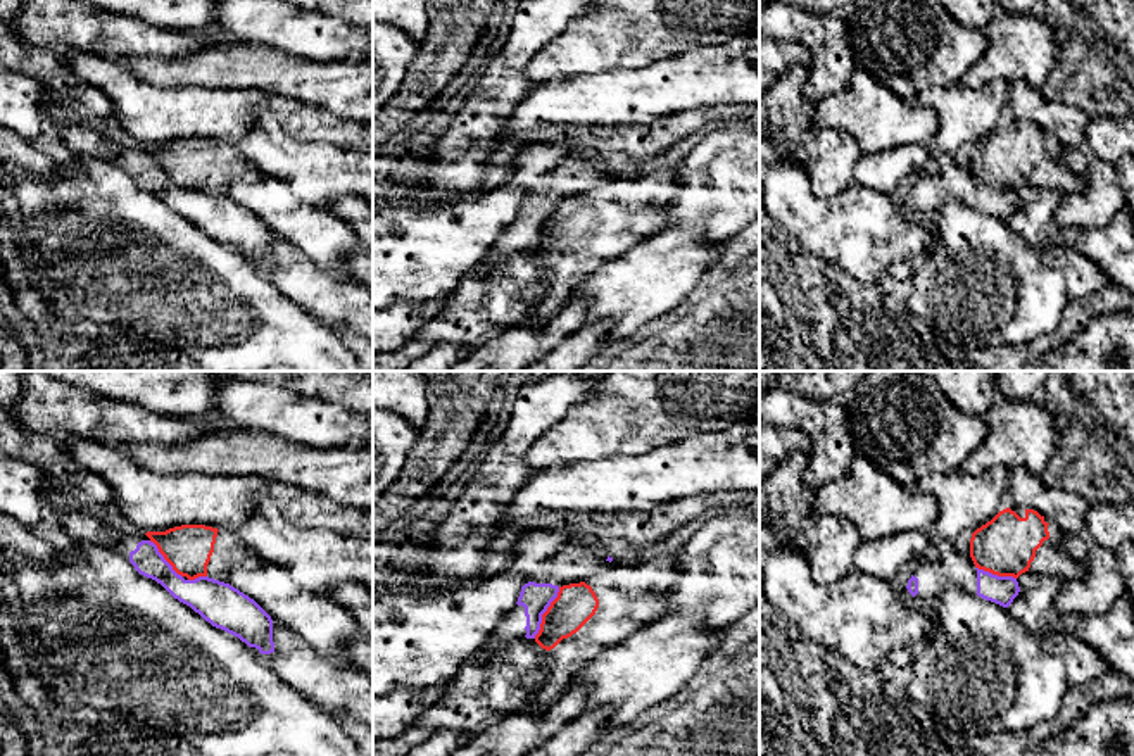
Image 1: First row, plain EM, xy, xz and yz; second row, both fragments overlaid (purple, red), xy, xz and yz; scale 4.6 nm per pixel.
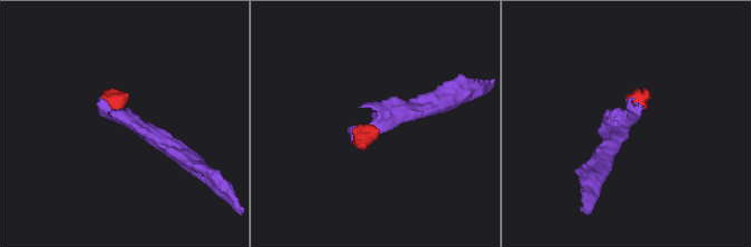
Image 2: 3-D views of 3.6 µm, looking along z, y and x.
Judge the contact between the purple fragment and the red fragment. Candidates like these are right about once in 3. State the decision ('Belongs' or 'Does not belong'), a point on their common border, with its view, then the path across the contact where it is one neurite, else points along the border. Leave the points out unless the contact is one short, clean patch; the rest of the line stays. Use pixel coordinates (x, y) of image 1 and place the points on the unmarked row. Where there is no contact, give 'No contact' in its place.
Does not belong. Touches purple at xz (544, 225). Boundary: xz (560, 201), (542, 228), (541, 242), (534, 251)

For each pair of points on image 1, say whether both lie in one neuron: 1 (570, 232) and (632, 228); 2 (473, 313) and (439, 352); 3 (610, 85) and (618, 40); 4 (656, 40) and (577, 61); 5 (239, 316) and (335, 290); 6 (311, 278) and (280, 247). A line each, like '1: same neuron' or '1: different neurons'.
1: same neuron
2: same neuron
3: different neurons
4: same neuron
5: different neurons
6: same neuron

